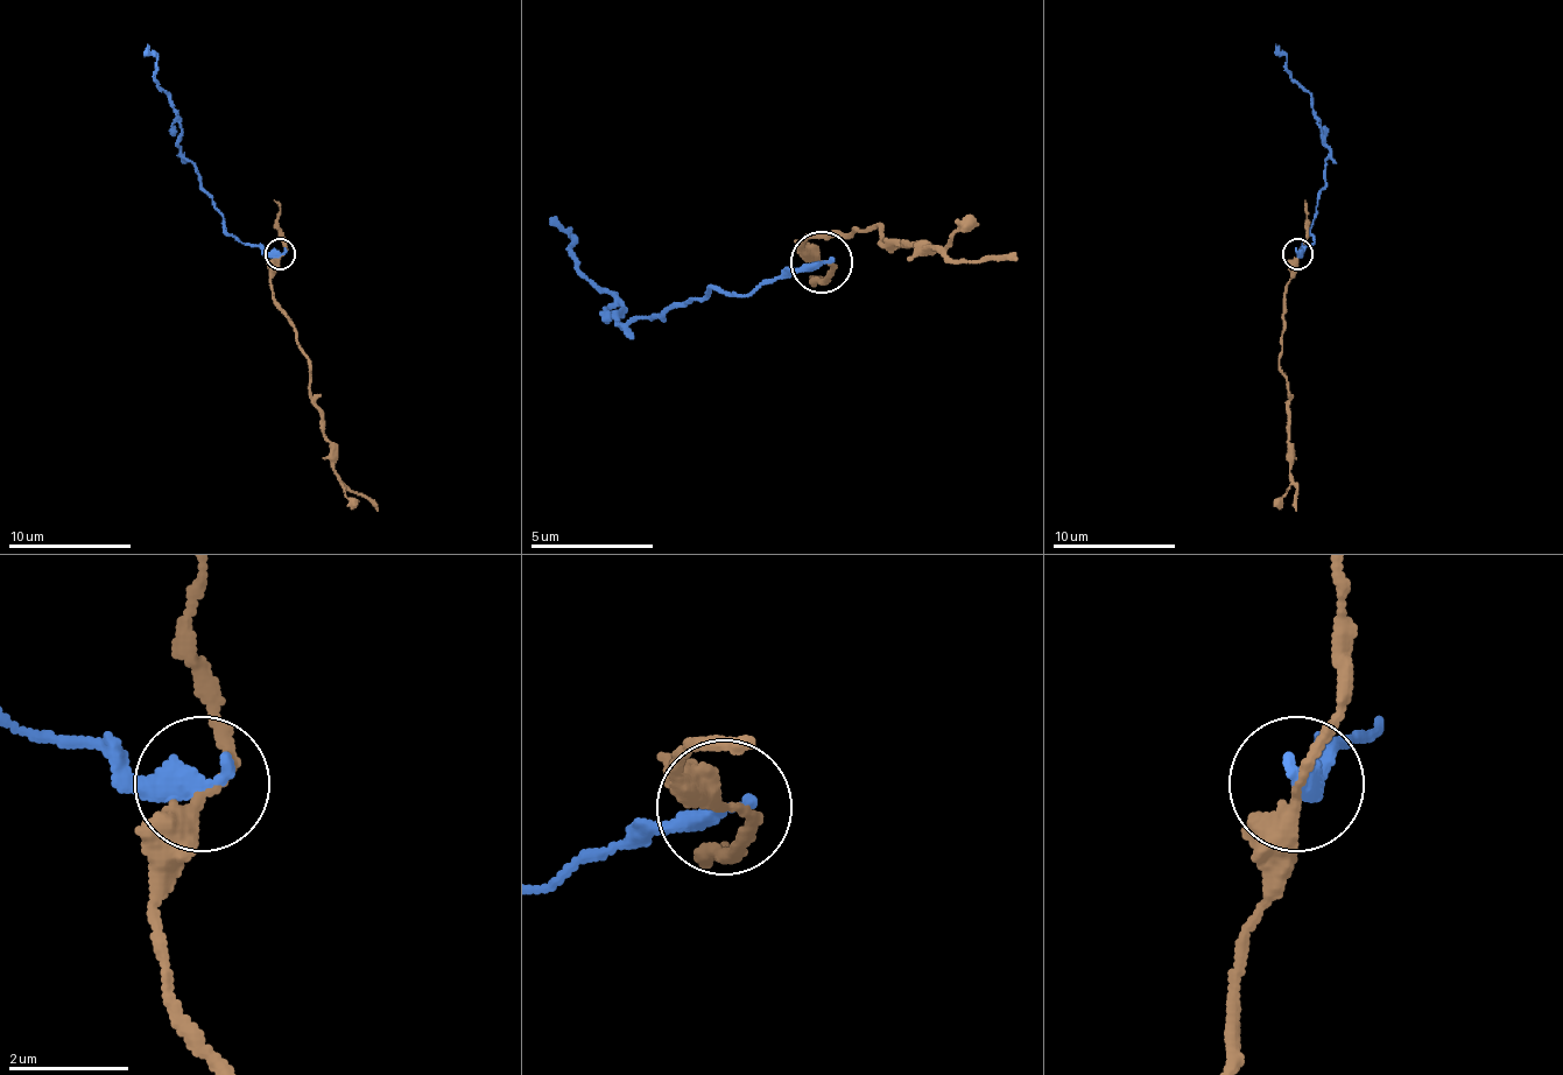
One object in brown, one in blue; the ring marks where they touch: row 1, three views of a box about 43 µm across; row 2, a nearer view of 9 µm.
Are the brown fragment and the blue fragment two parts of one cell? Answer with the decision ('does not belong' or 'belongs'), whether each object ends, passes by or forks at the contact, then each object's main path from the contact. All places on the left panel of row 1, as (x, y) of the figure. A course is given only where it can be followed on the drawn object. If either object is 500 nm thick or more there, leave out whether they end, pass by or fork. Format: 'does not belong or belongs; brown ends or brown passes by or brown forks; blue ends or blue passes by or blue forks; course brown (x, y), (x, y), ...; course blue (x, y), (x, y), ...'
does not belong; brown passes by; blue ends; course brown (279, 254), (269, 279), (273, 304), (295, 329), (310, 366), (310, 400), (322, 419), (331, 471), (378, 511); course blue (279, 254), (226, 230), (181, 153), (181, 119), (146, 44)

